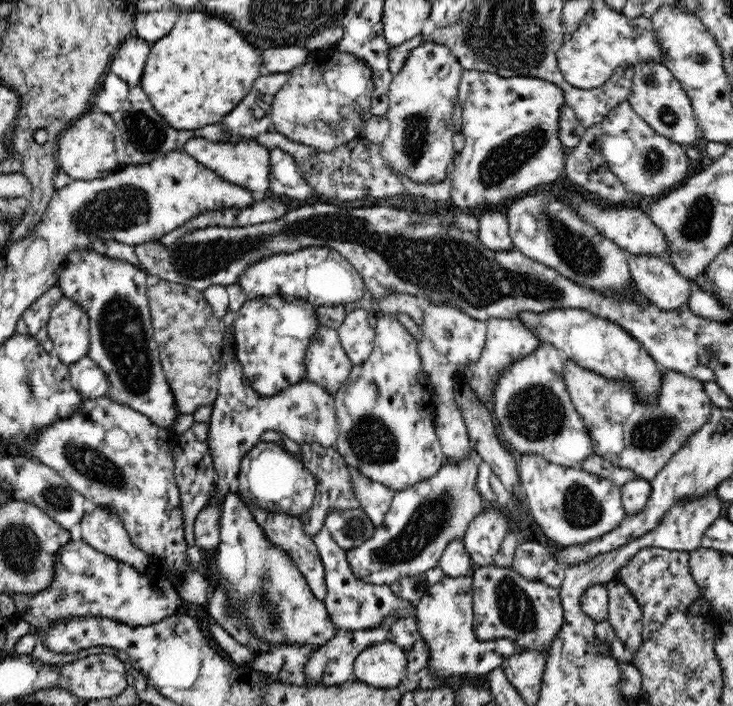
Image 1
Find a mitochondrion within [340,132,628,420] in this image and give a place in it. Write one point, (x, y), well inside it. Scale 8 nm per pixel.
(573, 247)

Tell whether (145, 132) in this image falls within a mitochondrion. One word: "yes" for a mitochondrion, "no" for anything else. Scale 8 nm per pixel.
yes

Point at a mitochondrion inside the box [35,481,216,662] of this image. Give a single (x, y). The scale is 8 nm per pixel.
(62, 594)

